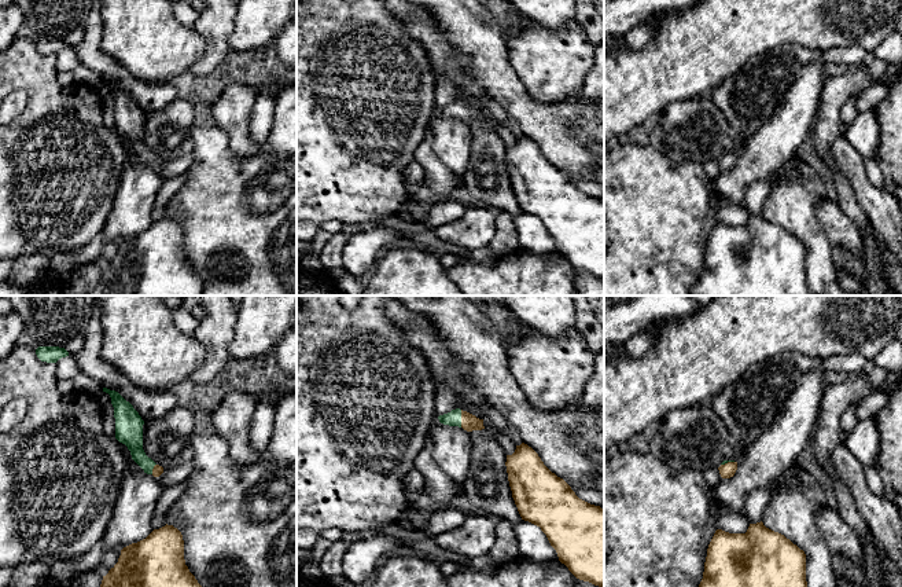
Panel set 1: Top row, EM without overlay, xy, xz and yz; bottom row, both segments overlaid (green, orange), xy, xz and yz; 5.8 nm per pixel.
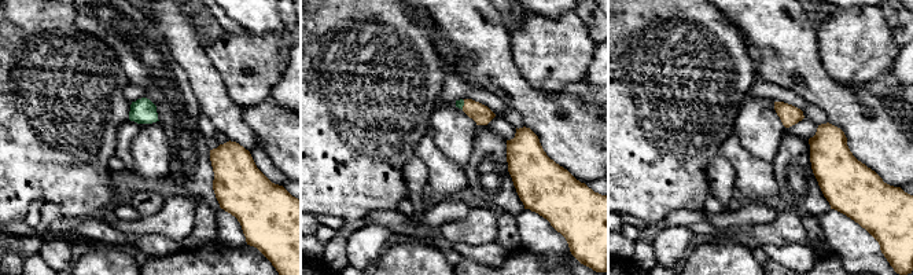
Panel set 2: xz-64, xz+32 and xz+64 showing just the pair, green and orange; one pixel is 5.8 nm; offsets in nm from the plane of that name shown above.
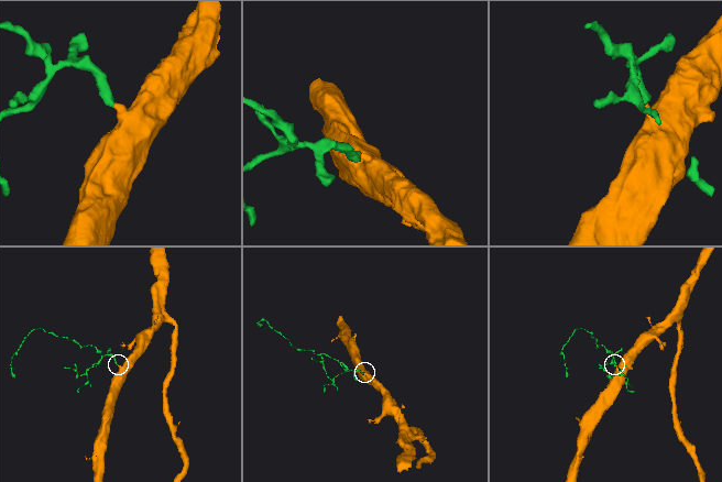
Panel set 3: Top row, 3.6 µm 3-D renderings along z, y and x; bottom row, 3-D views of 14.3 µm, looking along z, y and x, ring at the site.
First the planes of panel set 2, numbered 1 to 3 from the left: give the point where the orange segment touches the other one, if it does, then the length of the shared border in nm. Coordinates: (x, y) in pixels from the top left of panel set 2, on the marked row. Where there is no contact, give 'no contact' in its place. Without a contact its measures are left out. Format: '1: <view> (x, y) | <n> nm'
1: no contact
2: xz+32 (463, 105) | 60 nm
3: no contact

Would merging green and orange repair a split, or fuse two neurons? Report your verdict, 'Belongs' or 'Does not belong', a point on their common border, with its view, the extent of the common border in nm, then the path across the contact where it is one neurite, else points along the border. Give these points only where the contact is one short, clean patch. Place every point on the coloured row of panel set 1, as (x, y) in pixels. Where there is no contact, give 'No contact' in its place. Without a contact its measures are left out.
Belongs. Touches green at xz (460, 418). Shared border 100 nm. Path across: xz (453, 418), (460, 418), (470, 422)

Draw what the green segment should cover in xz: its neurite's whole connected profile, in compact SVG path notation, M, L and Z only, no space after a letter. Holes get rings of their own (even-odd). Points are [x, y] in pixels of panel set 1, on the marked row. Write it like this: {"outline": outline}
{"outline": "M456 408L448 414L439 415L438 419L443 425L459 426L467 432L485 429L483 419L479 419L475 415L467 411L463 411L460 408Z"}

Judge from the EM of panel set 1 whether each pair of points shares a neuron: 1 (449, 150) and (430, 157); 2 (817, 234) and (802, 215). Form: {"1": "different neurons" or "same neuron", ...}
{"1": "different neurons", "2": "same neuron"}

